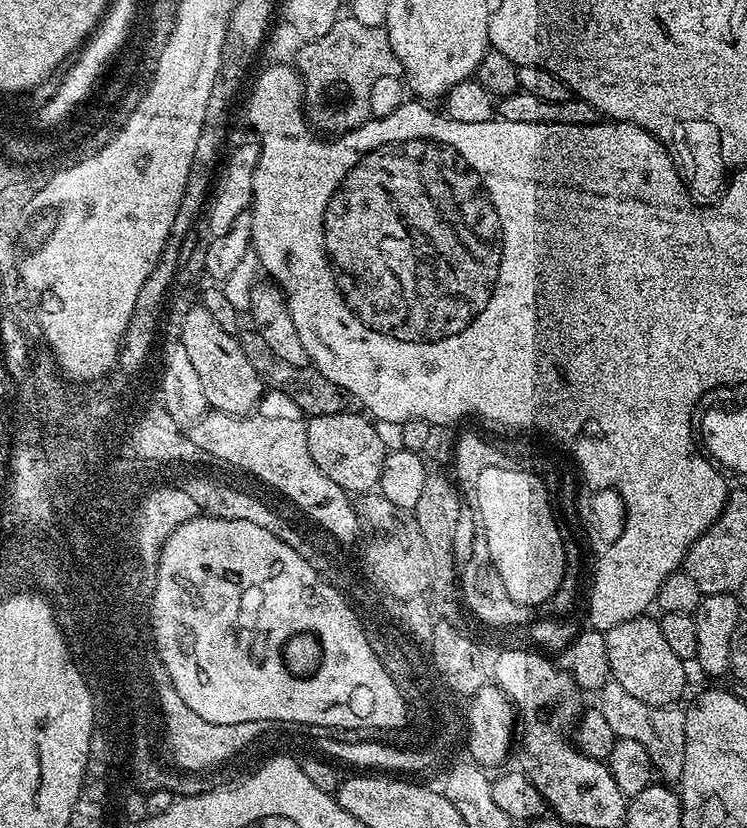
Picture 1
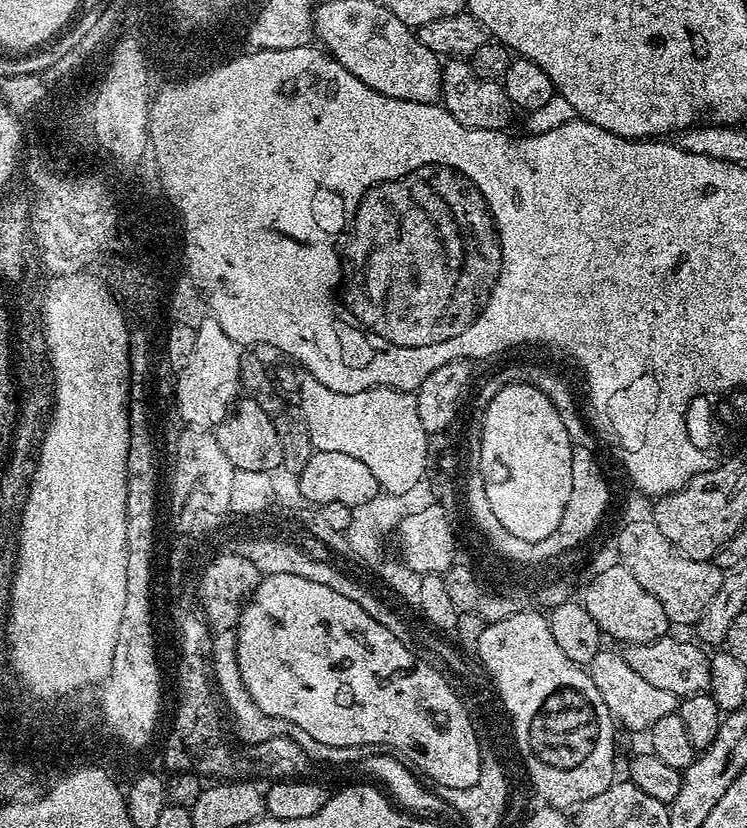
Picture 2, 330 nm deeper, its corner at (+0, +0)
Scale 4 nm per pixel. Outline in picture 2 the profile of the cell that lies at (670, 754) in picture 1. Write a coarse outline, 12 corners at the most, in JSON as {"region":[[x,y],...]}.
{"region":[[619,651],[586,666],[621,729],[643,733],[678,698],[646,682]]}

